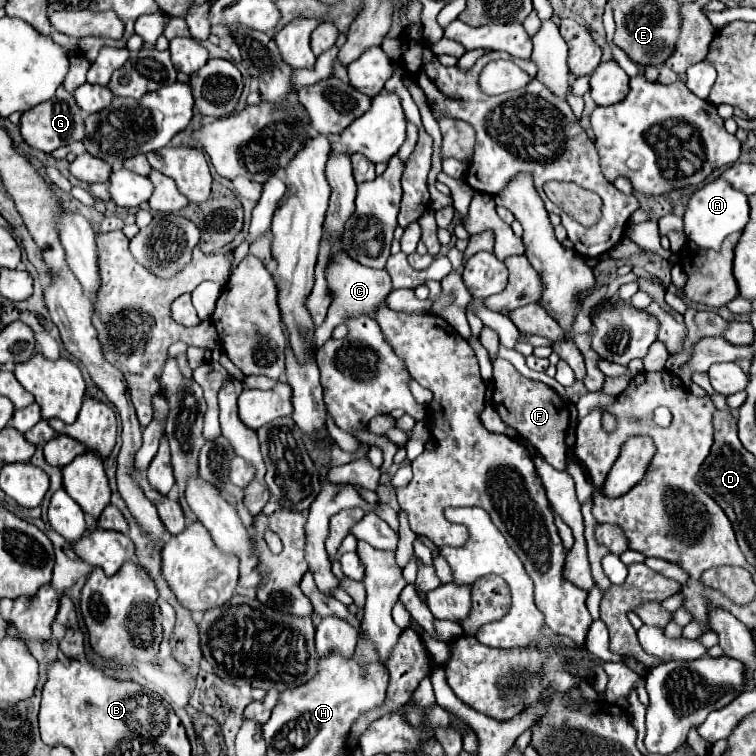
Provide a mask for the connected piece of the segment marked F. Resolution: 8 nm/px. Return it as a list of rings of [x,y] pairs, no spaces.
[[[507,360],[493,362],[493,376],[495,376],[493,406],[499,412],[501,420],[507,426],[513,426],[525,440],[529,440],[555,470],[565,470],[567,468],[565,434],[569,428],[569,410],[563,408],[563,400],[559,398],[559,394],[543,382],[535,382],[521,376]]]

